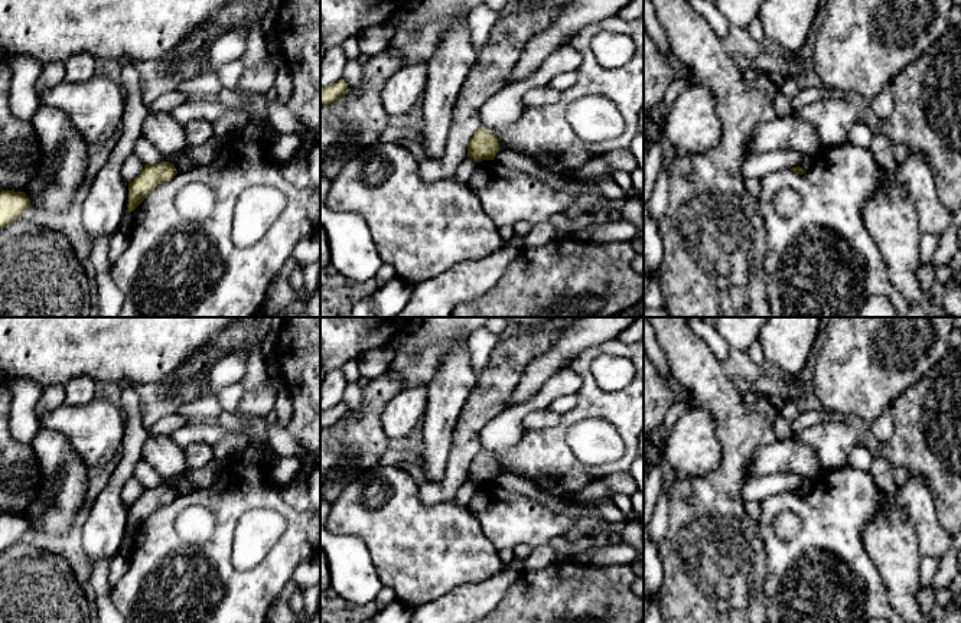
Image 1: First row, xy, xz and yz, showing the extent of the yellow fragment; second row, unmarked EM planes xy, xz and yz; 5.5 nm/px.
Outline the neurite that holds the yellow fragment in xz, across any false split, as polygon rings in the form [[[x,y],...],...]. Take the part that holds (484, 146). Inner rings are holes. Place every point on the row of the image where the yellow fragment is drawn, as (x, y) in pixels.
[[[480,125],[468,144],[468,157],[478,163],[493,160],[499,150],[498,138],[486,127]]]

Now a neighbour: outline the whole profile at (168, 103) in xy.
[[[175,89],[159,97],[147,107],[147,110],[149,112],[172,112],[177,105],[183,104],[189,98],[192,97]]]

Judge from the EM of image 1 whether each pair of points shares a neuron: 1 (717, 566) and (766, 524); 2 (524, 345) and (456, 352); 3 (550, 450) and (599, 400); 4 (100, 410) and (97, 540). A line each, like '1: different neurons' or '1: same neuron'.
1: different neurons
2: different neurons
3: same neuron
4: different neurons

